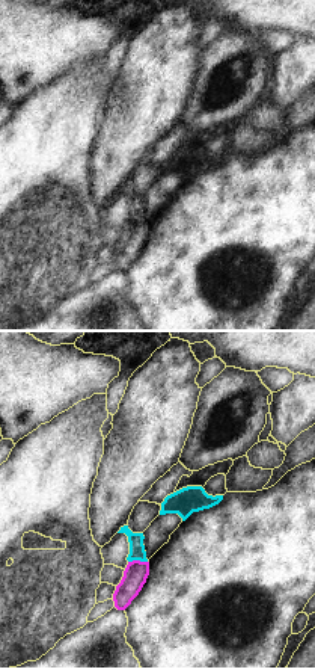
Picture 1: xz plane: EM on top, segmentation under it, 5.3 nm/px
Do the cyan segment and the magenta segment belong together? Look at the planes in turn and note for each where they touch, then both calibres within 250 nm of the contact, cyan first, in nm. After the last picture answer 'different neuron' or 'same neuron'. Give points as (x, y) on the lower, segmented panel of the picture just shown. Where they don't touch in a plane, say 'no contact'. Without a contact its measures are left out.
meets cyan at (137, 559); 80 nm thick on the cyan side, 130 nm on the other

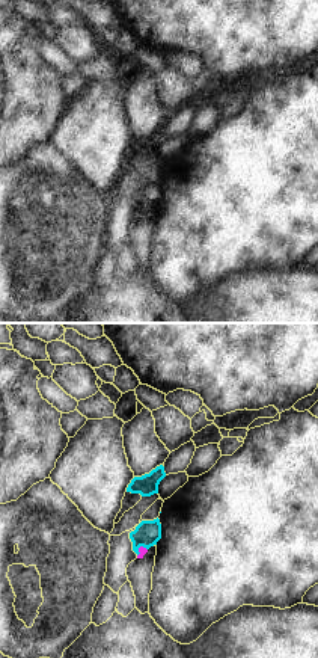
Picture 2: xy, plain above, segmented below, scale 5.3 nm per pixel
meets cyan at (137, 550); 140 nm thick on the cyan side, 40 nm on the other

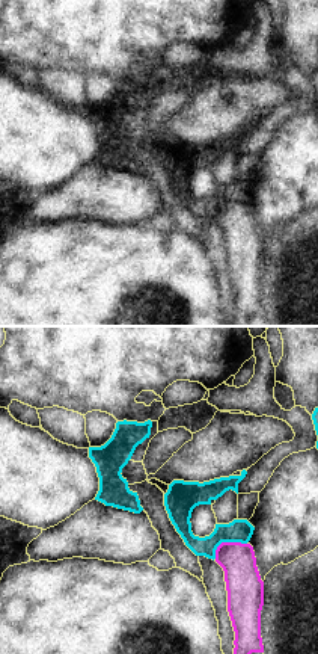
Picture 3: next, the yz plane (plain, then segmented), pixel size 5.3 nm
meets cyan at (226, 541); 130 nm thick on the cyan side, 190 nm on the other

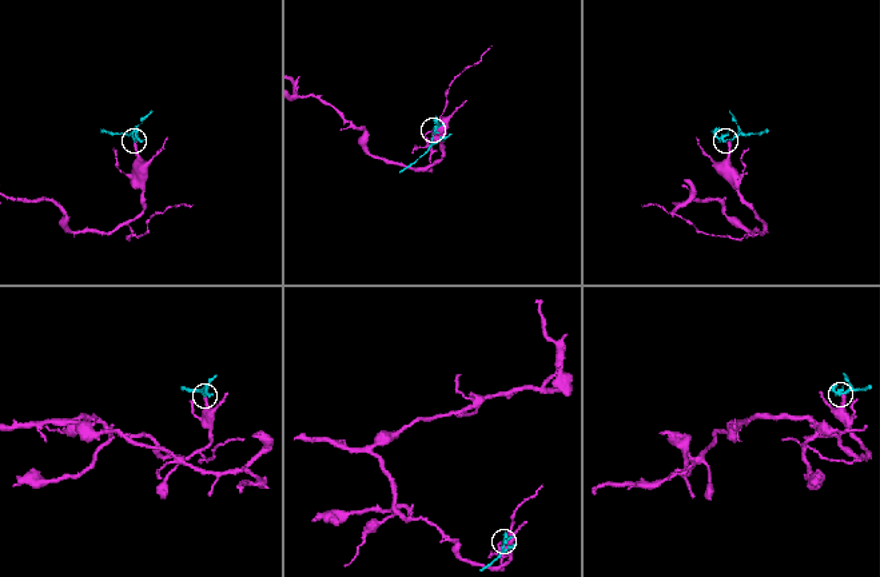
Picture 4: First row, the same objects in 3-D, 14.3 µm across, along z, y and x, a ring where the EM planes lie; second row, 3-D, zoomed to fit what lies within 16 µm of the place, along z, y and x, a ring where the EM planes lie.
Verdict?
different neuron

